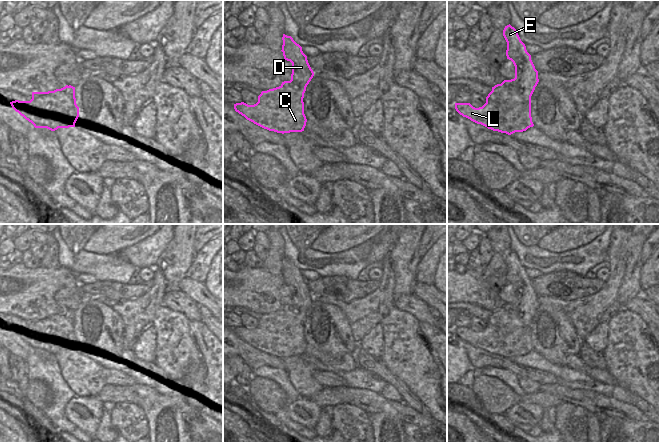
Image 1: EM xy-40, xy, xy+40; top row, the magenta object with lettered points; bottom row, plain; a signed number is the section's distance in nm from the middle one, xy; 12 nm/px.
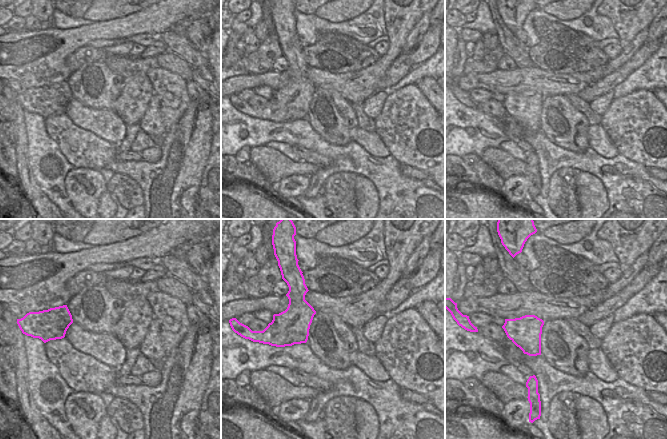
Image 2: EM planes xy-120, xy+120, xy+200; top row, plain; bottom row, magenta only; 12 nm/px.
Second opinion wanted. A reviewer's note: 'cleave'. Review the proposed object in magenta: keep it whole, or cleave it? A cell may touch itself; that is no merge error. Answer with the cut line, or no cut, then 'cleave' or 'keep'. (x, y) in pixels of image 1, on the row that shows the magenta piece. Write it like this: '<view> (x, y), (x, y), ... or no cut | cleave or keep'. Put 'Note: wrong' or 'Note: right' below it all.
xy+40 (514, 78), (515, 84), (524, 90), (524, 98), (530, 104) | cleave
Note: right

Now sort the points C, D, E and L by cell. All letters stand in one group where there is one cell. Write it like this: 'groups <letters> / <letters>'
groups C L / D E

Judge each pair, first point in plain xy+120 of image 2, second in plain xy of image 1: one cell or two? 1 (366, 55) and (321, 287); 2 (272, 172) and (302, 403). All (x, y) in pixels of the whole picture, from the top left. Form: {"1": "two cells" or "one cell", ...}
{"1": "one cell", "2": "two cells"}

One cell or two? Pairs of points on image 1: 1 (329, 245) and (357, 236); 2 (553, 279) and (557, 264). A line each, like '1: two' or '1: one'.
1: one
2: two

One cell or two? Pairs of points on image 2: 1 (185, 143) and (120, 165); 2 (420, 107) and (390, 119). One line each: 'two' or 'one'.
1: one
2: one

